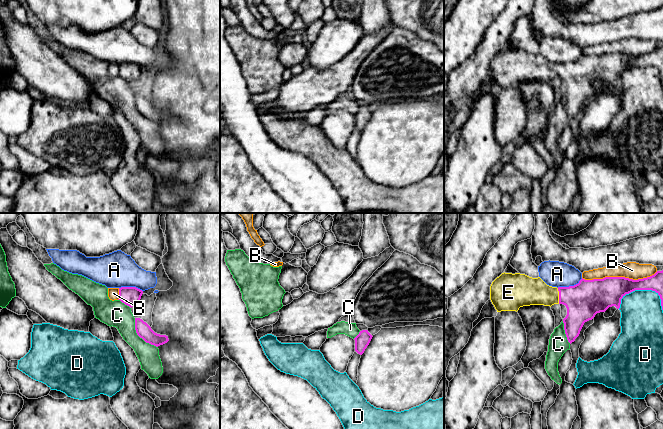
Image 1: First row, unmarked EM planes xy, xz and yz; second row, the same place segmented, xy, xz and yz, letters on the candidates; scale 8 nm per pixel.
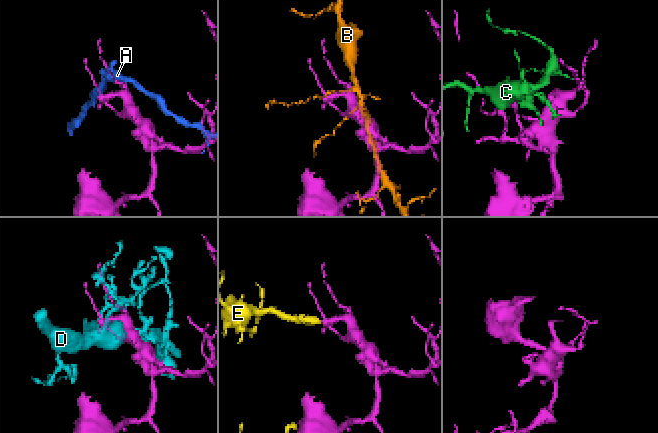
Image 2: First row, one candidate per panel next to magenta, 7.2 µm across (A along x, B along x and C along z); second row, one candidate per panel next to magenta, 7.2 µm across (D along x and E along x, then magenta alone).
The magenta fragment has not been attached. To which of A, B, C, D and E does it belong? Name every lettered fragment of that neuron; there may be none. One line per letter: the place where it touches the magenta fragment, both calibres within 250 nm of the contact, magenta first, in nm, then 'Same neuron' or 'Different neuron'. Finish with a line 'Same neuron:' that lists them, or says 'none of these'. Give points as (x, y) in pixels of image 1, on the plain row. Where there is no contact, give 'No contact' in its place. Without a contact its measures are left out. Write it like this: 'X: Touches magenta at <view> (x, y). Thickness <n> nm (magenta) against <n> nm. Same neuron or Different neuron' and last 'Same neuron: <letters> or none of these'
A: Touches magenta at yz (569, 62). Thickness 300 nm (magenta) against 200 nm. Different neuron
B: Touches magenta at yz (619, 53). Thickness 260 nm (magenta) against 140 nm. Different neuron
C: Touches magenta at xy (139, 112). Thickness 120 nm (magenta) against 200 nm. Different neuron
D: Touches magenta at yz (640, 65). Thickness 240 nm (magenta) against 340 nm. Different neuron
E: Touches magenta at yz (559, 72). Thickness 300 nm (magenta) against 220 nm. Same neuron
Same neuron: E

